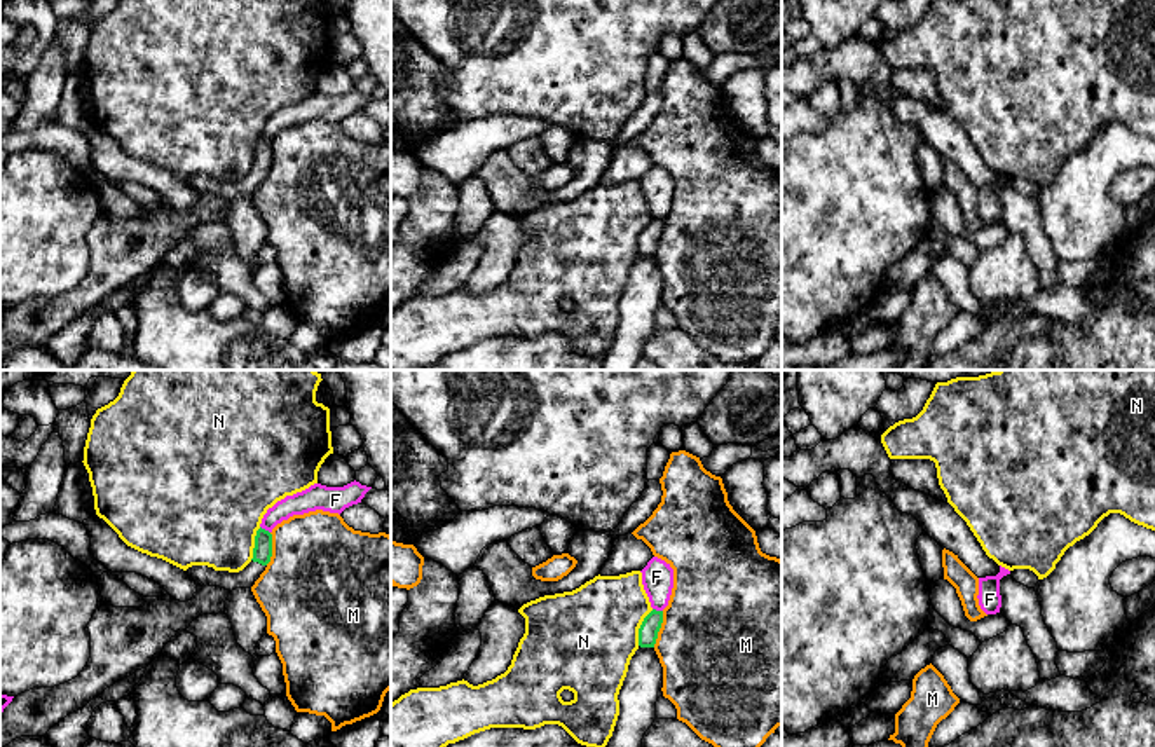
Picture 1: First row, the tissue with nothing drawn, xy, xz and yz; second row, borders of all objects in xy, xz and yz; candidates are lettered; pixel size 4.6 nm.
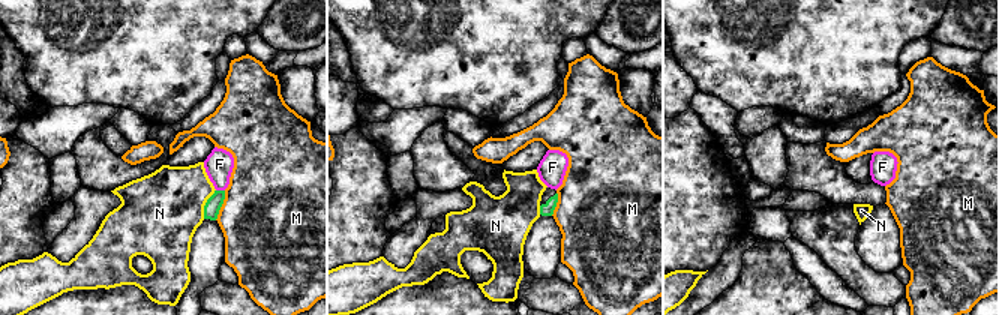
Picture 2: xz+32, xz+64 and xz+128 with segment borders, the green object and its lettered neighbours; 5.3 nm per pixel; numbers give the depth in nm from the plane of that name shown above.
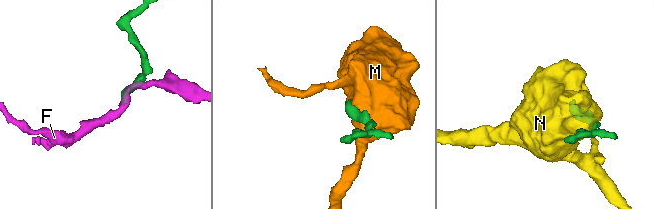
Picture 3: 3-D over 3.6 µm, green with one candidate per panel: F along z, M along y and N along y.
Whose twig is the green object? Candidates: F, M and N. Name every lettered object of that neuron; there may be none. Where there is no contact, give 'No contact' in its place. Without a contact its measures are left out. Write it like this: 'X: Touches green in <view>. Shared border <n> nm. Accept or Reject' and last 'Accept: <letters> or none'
F: Touches green in xy. Shared border 60 nm. Reject
M: Touches green in xz. Shared border 180 nm. Reject
N: Touches green in xz. Shared border 180 nm. Reject
Accept: none

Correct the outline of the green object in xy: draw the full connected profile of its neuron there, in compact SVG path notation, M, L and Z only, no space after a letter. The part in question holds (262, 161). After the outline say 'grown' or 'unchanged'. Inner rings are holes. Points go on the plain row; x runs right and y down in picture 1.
M258 138L255 145L255 157L251 171L239 182L215 180L208 175L192 175L185 182L201 195L220 195L229 201L236 197L251 197L260 183L265 180L272 166L272 143Z | grown

